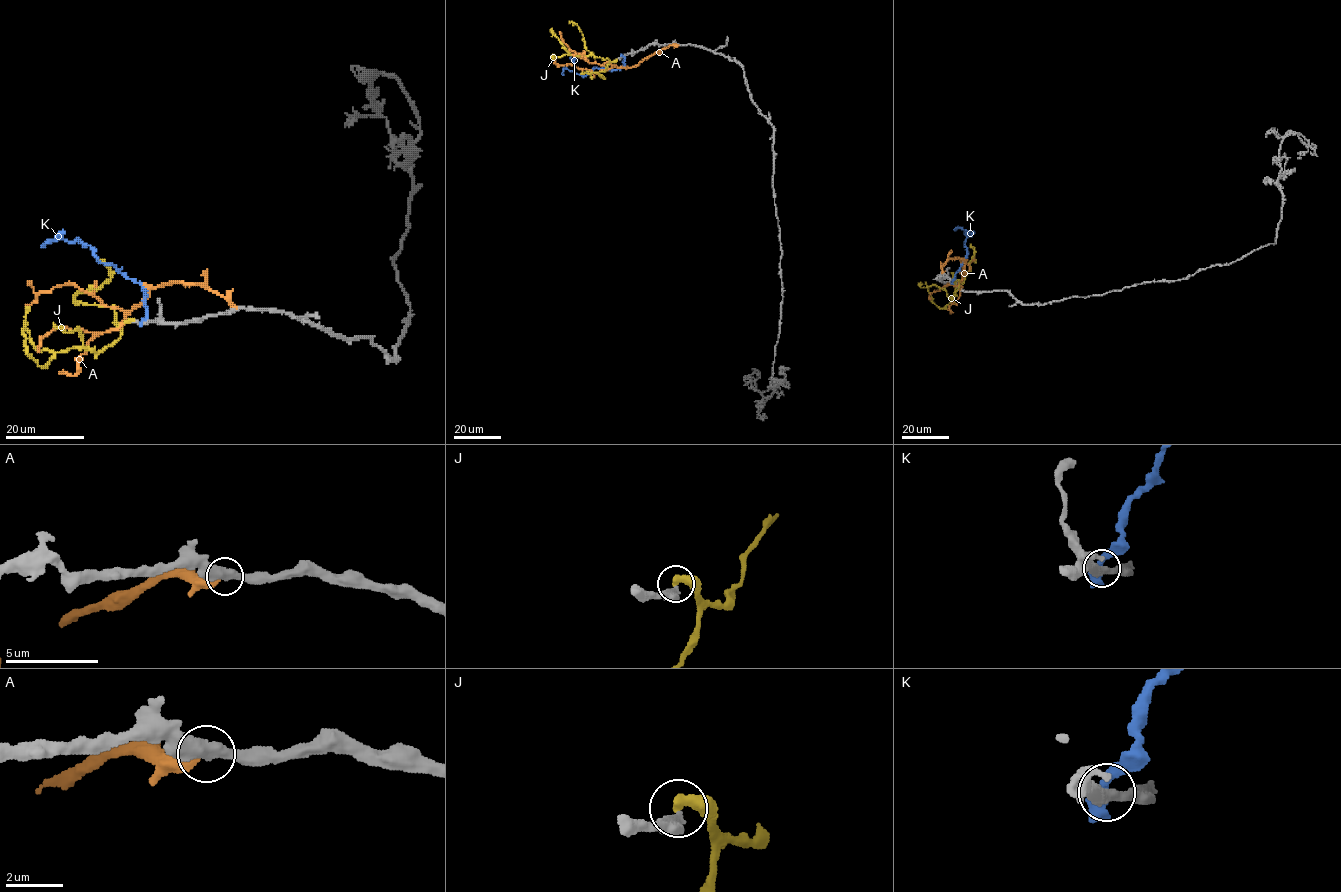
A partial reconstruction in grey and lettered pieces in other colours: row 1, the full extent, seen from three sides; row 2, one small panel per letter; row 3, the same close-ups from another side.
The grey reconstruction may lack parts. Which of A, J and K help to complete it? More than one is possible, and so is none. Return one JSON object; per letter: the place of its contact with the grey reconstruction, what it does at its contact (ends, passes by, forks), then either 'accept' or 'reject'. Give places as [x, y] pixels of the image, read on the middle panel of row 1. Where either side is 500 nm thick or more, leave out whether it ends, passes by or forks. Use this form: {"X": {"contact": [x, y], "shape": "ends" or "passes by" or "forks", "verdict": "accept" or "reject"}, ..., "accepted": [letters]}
{"A": {"contact": [679, 45], "shape": "ends", "verdict": "reject"}, "J": {"contact": [616, 59], "verdict": "reject"}, "K": {"contact": [622, 55], "verdict": "reject"}, "accepted": []}

